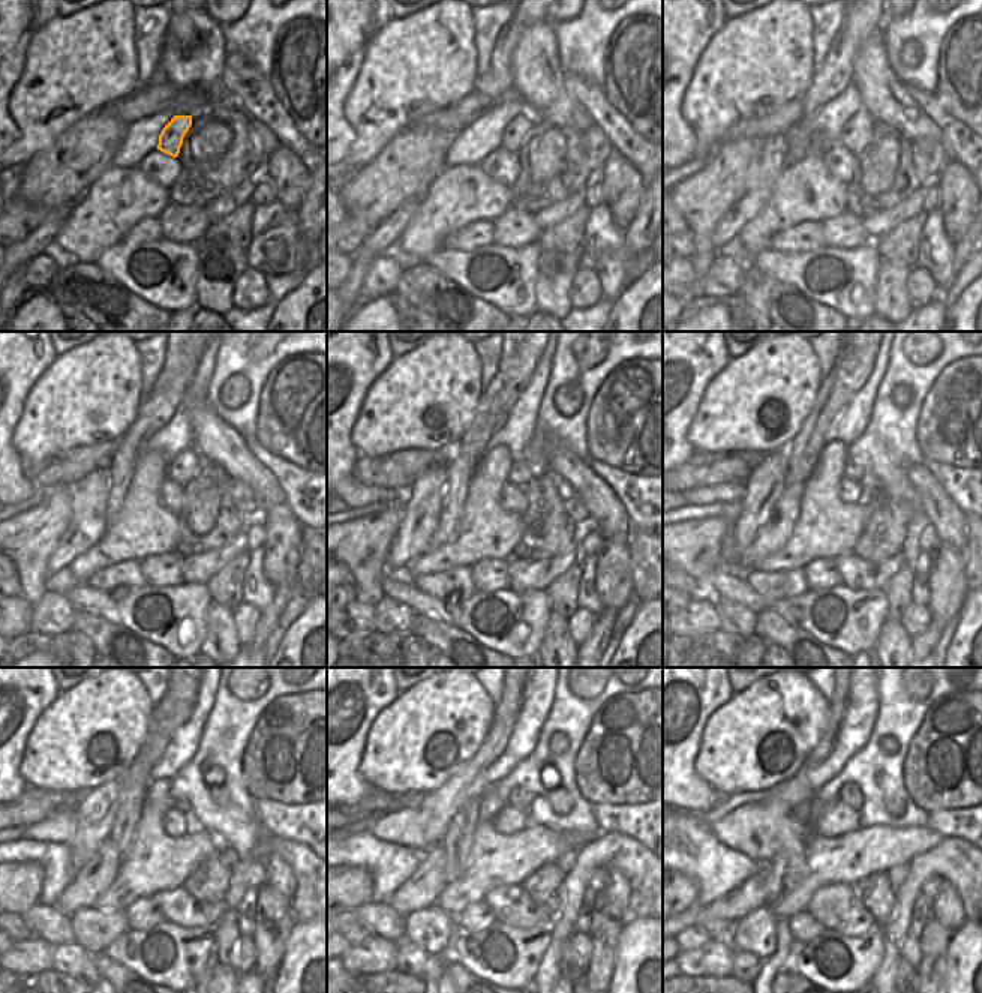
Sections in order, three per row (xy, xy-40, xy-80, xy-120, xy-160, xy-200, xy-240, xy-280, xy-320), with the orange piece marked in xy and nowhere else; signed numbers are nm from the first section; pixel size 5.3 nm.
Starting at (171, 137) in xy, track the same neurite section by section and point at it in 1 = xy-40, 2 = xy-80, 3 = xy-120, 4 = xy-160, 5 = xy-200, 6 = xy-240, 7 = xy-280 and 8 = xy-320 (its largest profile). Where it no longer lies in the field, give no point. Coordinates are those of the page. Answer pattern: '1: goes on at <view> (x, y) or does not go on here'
1: goes on at xy-40 (514, 132)
2: goes on at xy-80 (856, 132)
3: goes on at xy-120 (186, 467)
4: goes on at xy-160 (519, 473)
5: goes on at xy-200 (852, 471)
6: goes on at xy-240 (183, 806)
7: goes on at xy-280 (519, 798)
8: goes on at xy-320 (850, 794)

